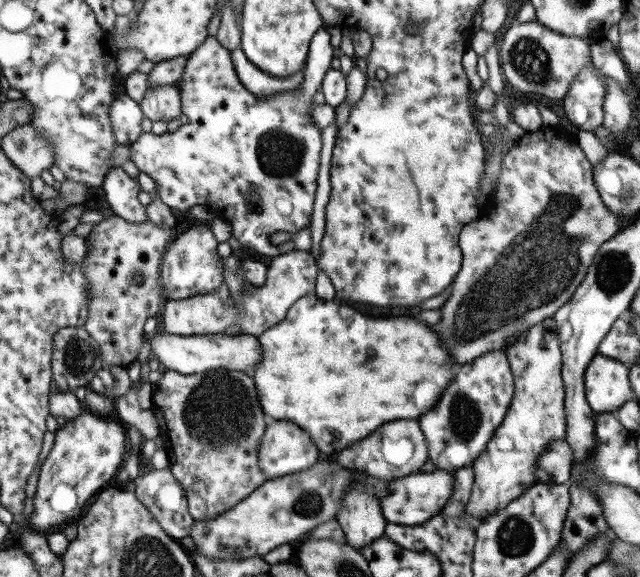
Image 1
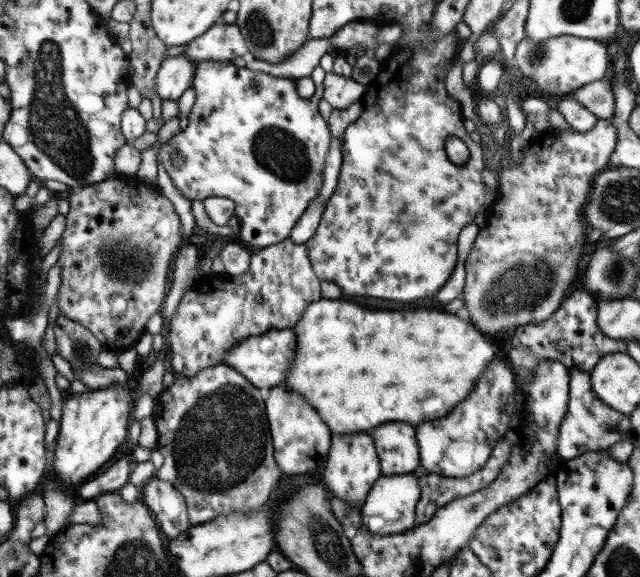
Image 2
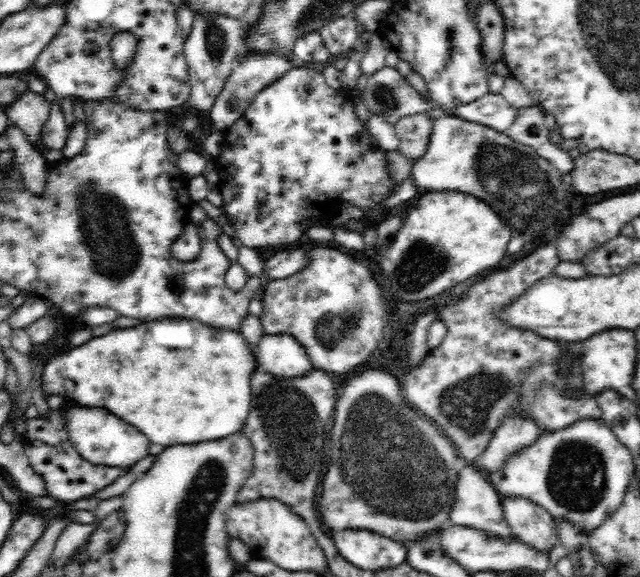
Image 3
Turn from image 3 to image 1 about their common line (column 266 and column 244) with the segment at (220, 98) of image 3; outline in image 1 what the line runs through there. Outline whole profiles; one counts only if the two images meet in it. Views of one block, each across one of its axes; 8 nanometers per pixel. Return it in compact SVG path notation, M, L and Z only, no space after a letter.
M239 47L230 51L230 59L239 82L256 97L292 91L301 84L304 77L302 71L294 72L283 78L271 76L249 62Z

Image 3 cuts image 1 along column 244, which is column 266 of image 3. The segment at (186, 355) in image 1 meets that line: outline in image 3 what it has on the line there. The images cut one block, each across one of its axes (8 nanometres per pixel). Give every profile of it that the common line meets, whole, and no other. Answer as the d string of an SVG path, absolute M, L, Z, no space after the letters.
M262 335L254 351L260 369L280 379L293 379L316 370L306 349L292 335Z

